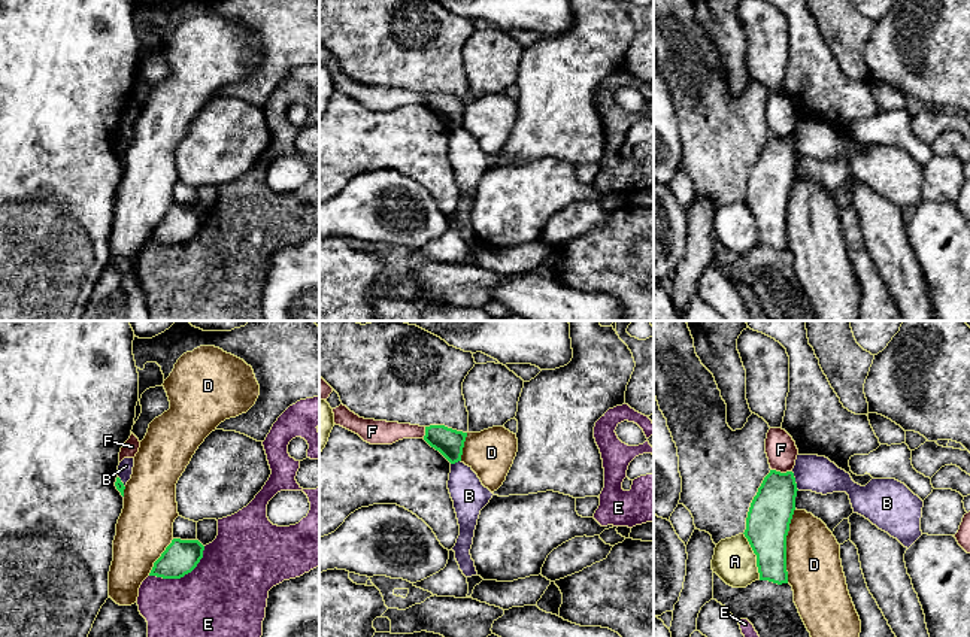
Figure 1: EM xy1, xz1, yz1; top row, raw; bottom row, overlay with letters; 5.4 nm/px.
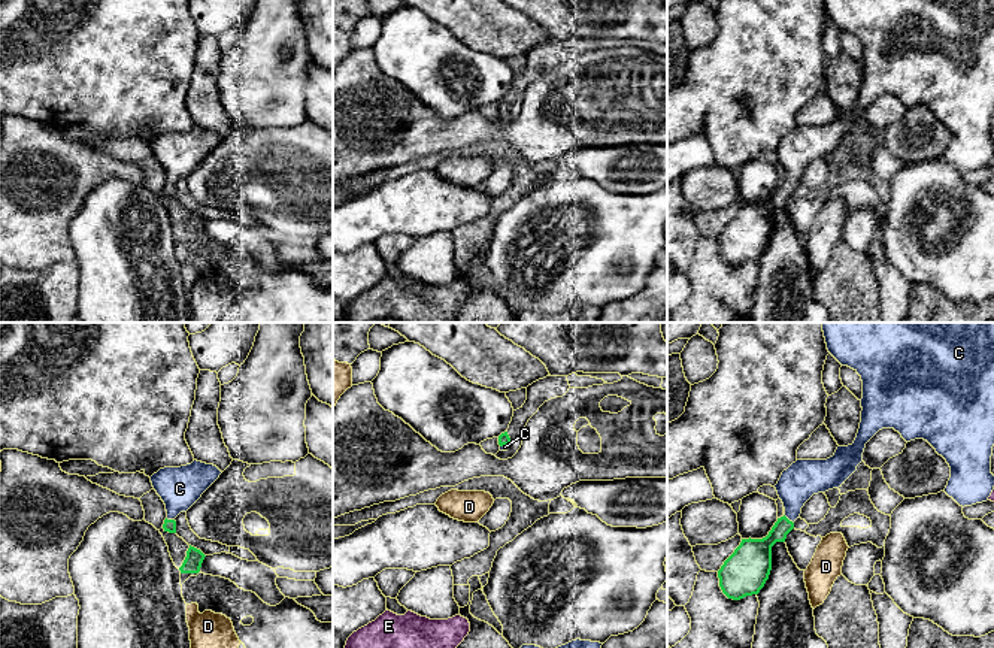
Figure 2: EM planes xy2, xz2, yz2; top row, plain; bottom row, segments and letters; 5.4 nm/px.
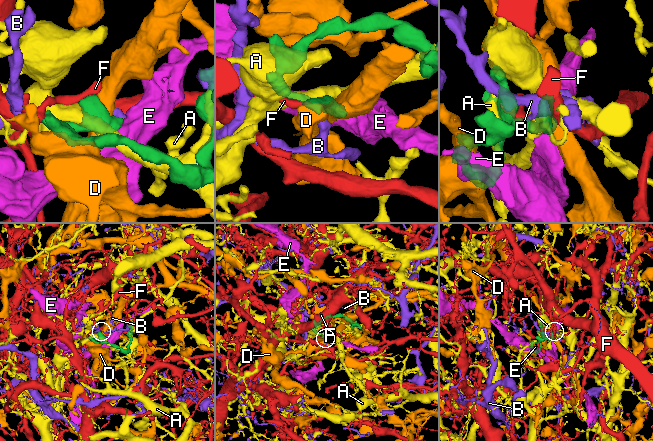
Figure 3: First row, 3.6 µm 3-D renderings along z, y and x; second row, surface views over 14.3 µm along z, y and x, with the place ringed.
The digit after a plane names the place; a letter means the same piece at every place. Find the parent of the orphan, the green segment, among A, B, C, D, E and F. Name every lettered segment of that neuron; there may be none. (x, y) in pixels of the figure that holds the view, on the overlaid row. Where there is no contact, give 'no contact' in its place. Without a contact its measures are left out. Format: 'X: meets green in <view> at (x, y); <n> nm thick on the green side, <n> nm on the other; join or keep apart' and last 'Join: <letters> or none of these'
A: meets green in yz1 at (755, 554); 240 nm thick on the green side, 220 nm on the other; keep apart
B: meets green in yz1 at (794, 481); 240 nm thick on the green side, 190 nm on the other; keep apart
C: meets green in yz2 at (787, 518); 160 nm thick on the green side, 200 nm on the other; join
D: meets green in yz1 at (785, 546); 240 nm thick on the green side, 300 nm on the other; keep apart
E: meets green in xy1 at (182, 576); 190 nm thick on the green side, 440 nm on the other; keep apart
F: meets green in yz1 at (782, 473); 240 nm thick on the green side, 170 nm on the other; keep apart
Join: C

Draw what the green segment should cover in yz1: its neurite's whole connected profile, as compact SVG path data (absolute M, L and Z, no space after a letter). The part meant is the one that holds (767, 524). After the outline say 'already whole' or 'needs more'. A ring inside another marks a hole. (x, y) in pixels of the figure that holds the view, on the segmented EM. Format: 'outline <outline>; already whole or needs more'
outline M770 470L751 503L743 534L757 555L760 580L788 583L786 536L797 491L792 471Z; already whole

